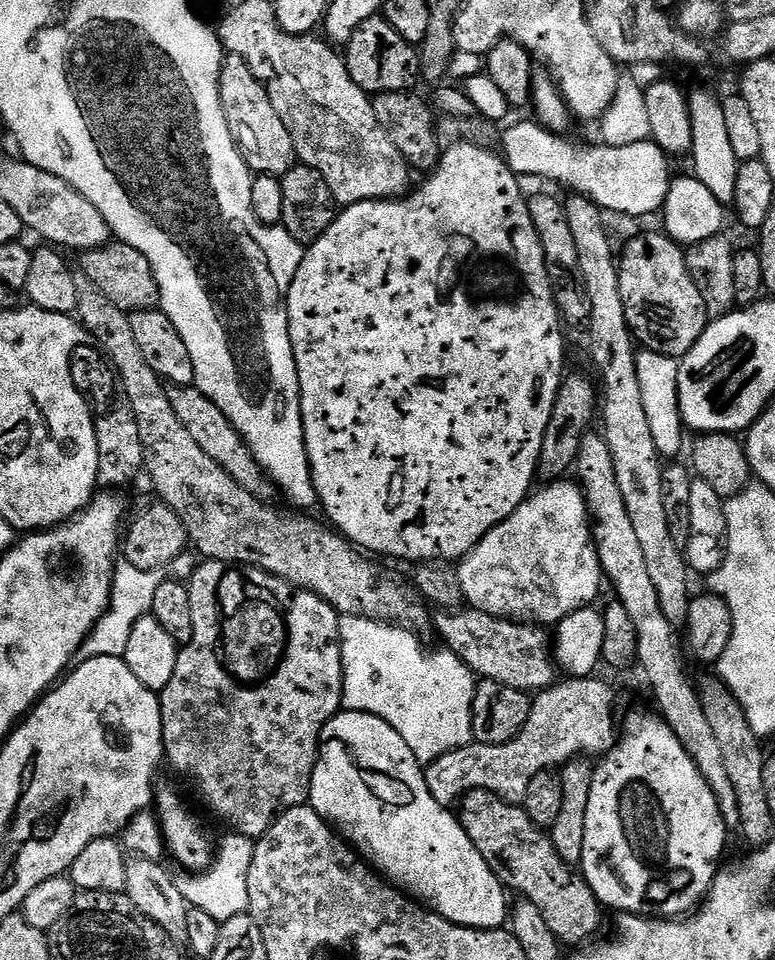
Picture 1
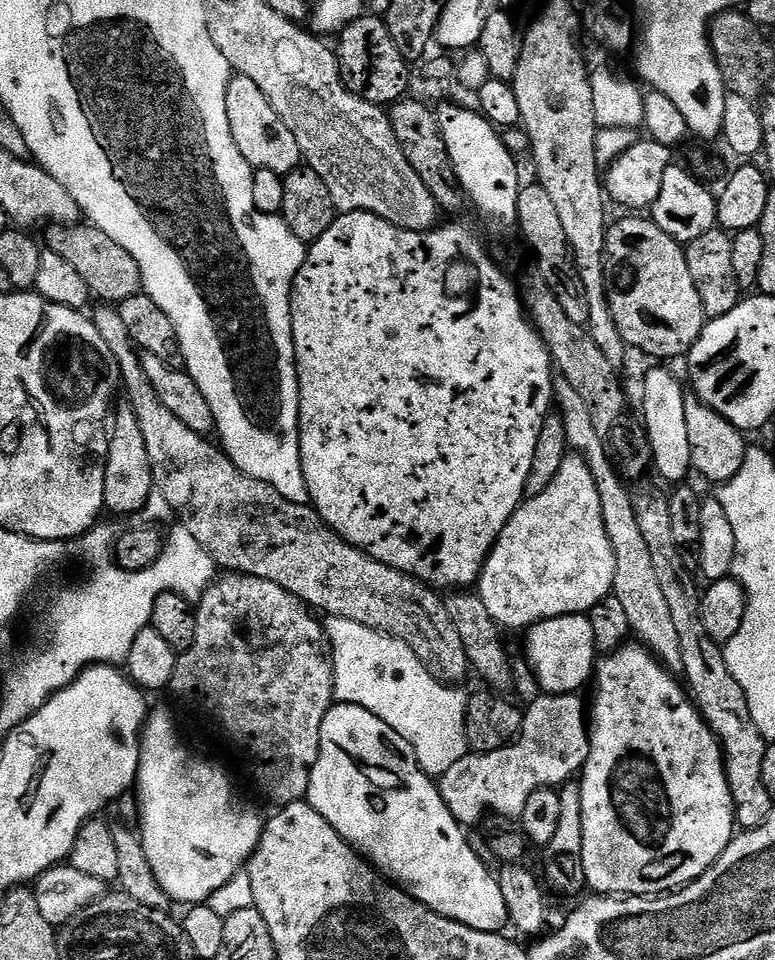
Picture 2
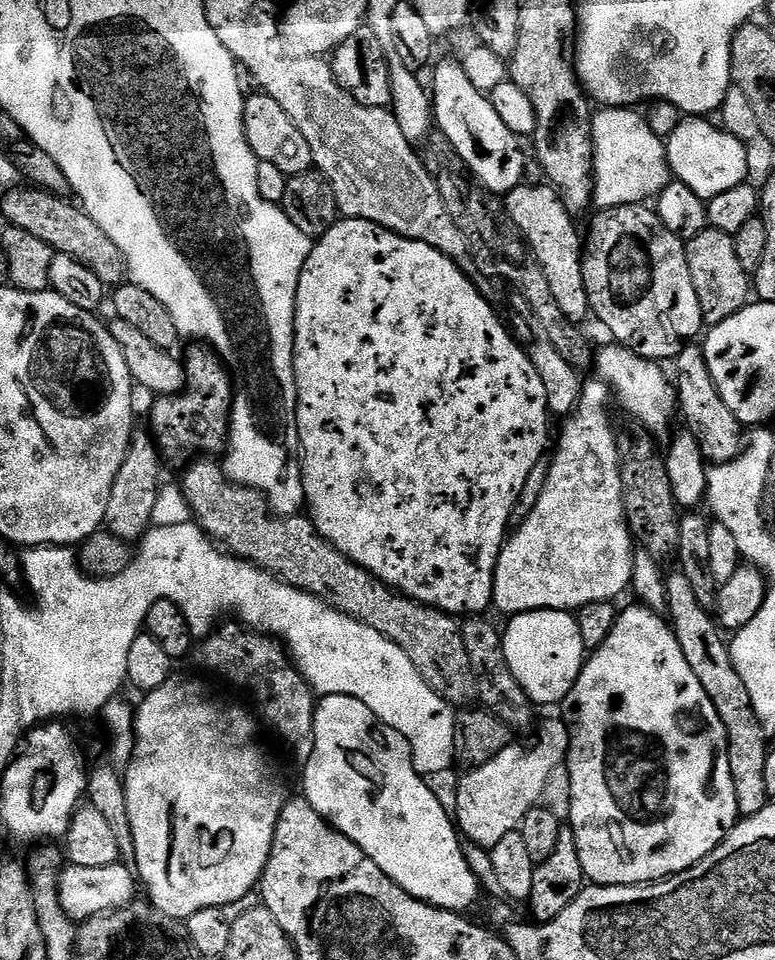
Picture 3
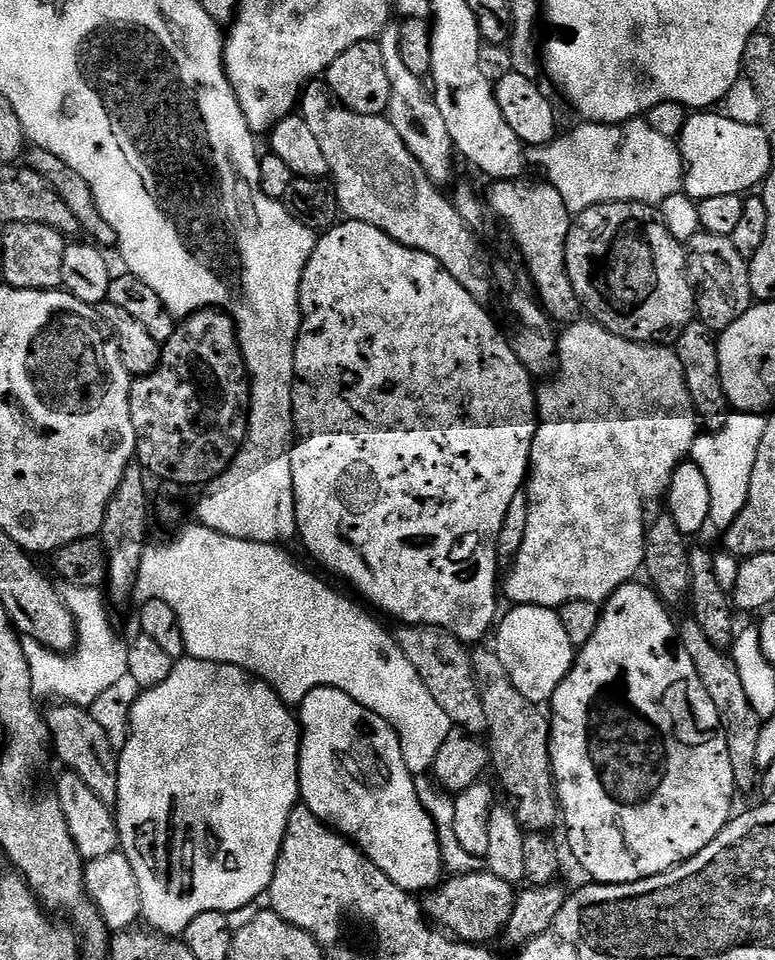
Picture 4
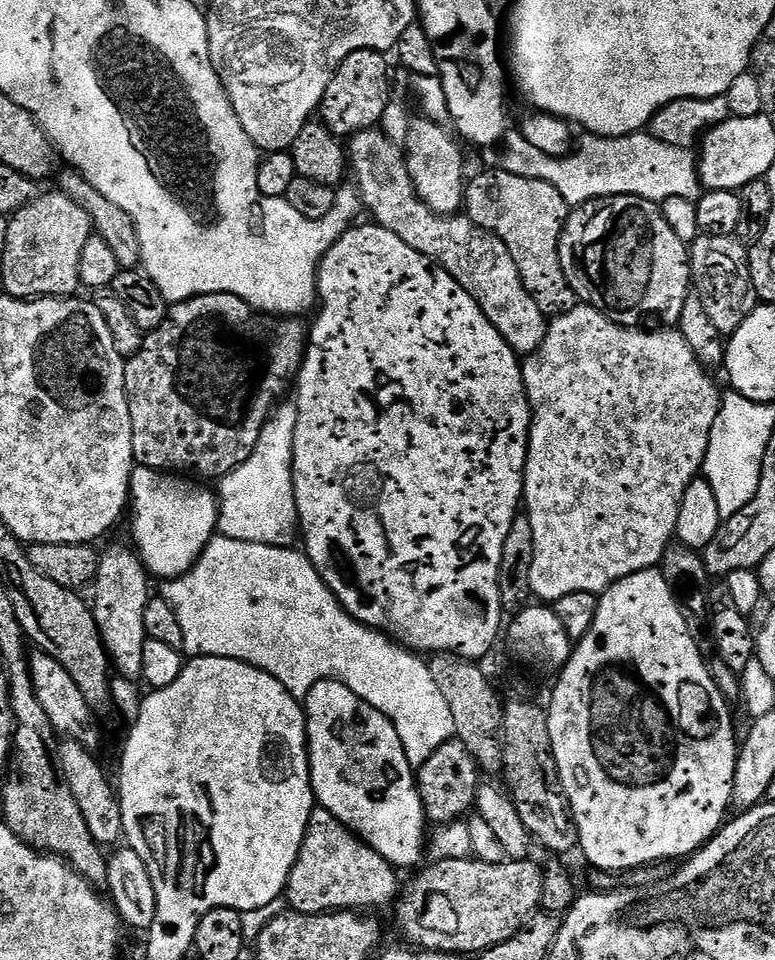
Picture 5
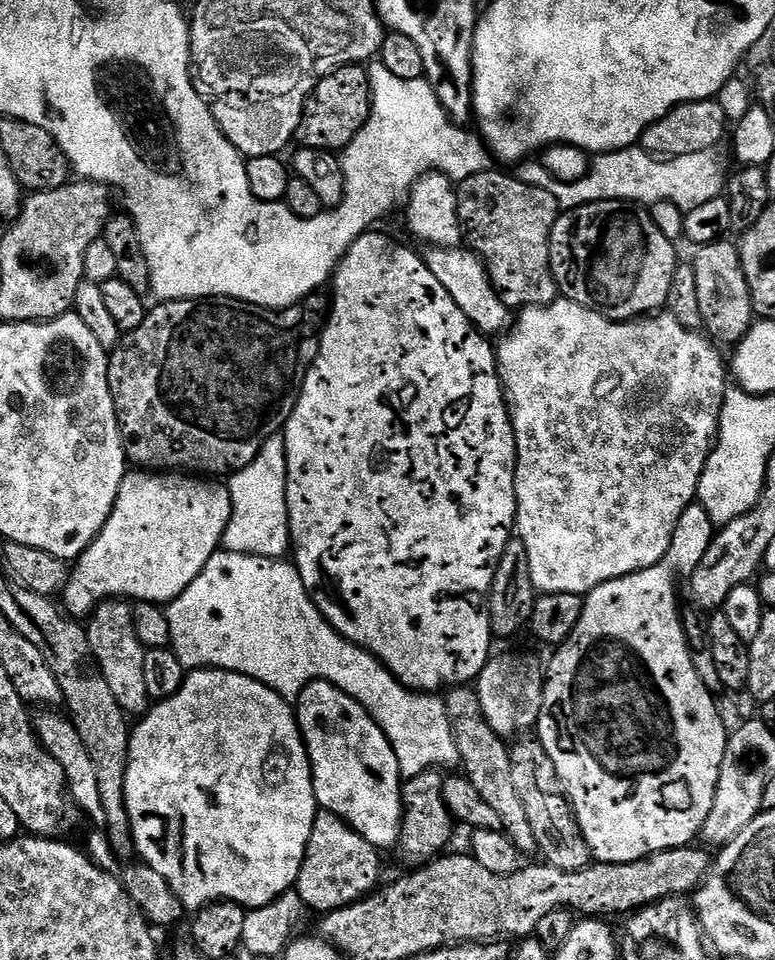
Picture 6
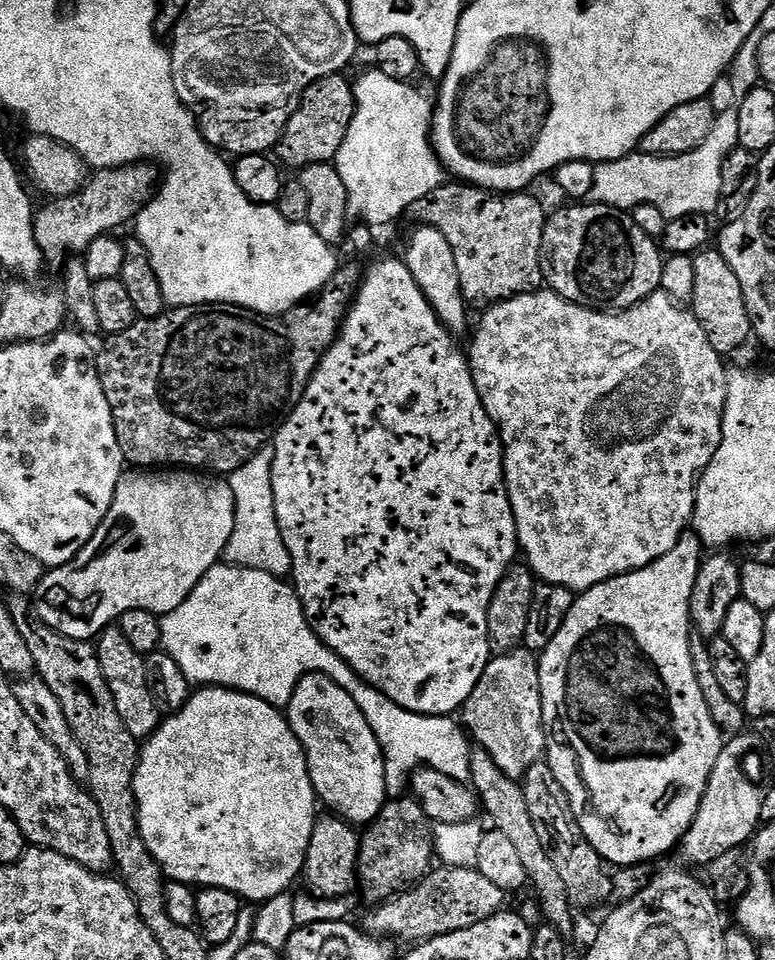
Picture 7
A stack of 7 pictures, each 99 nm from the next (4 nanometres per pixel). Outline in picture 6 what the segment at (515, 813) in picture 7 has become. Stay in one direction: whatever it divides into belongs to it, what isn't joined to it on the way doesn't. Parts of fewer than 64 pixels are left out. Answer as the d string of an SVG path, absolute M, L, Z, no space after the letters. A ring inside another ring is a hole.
M457 686L443 697L444 705L452 719L452 733L460 751L460 764L463 775L482 794L482 799L498 814L500 826L505 836L512 841L516 851L521 854L537 851L534 830L530 826L530 818L526 818L526 808L522 806L522 797L514 786L512 773L512 754L505 737L499 736L488 725L482 714L482 706L478 694L468 686Z

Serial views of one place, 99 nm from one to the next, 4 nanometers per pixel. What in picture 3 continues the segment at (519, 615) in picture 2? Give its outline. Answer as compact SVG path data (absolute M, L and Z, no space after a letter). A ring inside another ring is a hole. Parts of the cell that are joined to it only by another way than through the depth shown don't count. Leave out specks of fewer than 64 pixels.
M608 342L601 352L599 349L595 353L595 368L596 376L601 381L592 380L583 385L584 392L580 395L576 411L563 421L565 424L560 432L560 445L556 453L551 453L550 474L546 478L542 498L538 498L538 506L530 510L530 518L518 525L516 533L513 531L500 549L492 587L492 603L507 614L579 610L590 602L615 601L616 596L629 591L632 583L634 537L624 517L624 487L616 445L617 429L612 428L612 420L608 417L608 388L612 388L621 406L636 419L633 421L639 422L653 434L666 431L672 419L677 419L676 389L669 373L667 376L657 361L642 358L619 342Z

